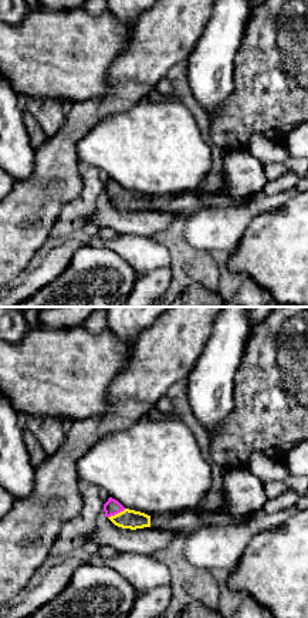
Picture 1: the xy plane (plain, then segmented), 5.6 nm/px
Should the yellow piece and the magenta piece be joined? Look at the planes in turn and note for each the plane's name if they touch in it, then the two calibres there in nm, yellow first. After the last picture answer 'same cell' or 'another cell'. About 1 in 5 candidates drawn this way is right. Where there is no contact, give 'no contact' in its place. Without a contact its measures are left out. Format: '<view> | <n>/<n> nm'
xy | 110/90 nm

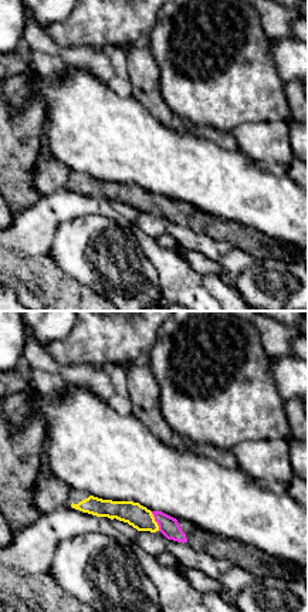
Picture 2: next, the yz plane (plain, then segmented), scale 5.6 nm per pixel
yz | 140/110 nm

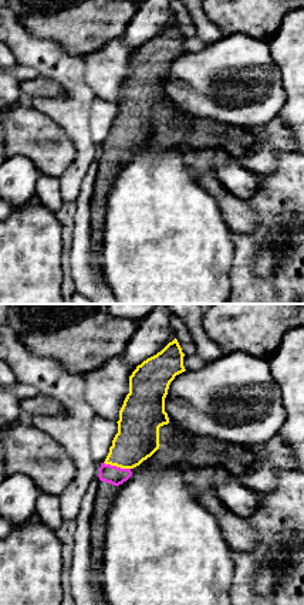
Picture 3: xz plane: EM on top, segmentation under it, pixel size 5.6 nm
xz | 240/100 nm

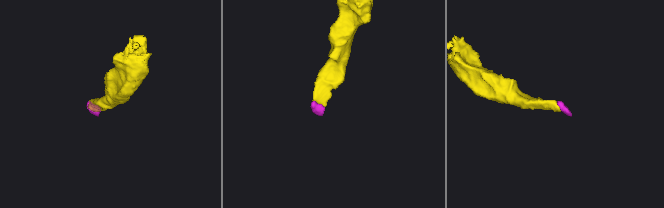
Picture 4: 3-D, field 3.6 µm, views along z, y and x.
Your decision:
same cell

